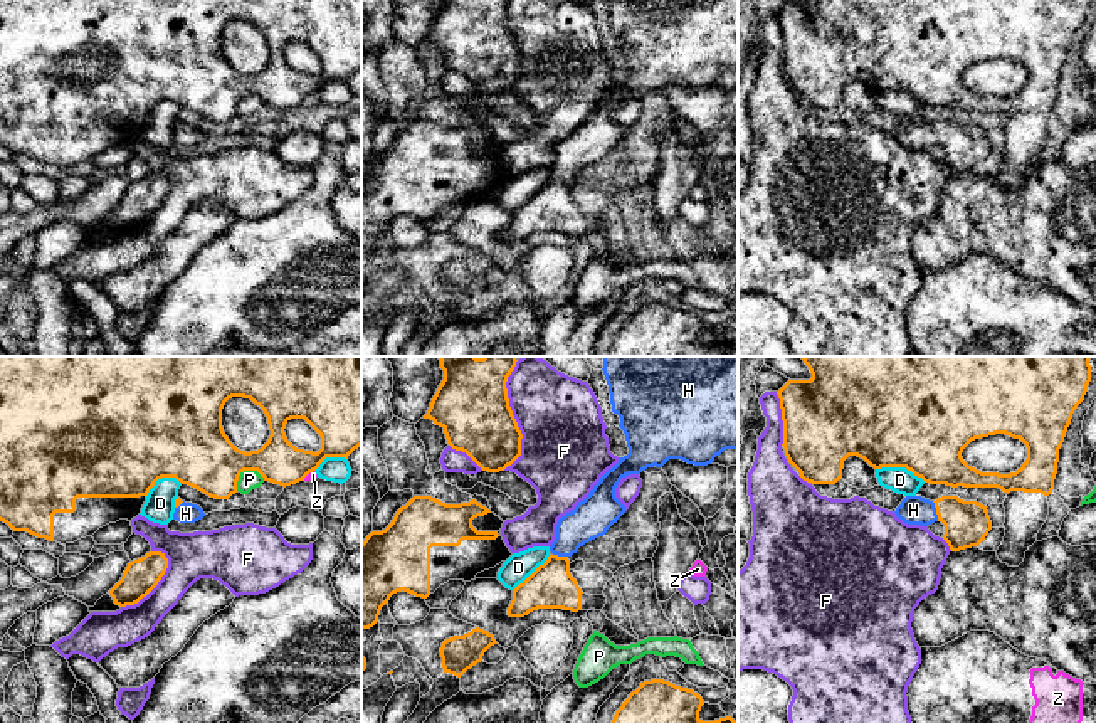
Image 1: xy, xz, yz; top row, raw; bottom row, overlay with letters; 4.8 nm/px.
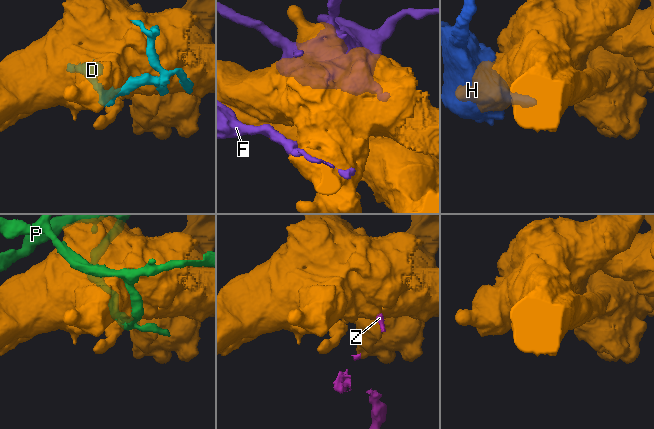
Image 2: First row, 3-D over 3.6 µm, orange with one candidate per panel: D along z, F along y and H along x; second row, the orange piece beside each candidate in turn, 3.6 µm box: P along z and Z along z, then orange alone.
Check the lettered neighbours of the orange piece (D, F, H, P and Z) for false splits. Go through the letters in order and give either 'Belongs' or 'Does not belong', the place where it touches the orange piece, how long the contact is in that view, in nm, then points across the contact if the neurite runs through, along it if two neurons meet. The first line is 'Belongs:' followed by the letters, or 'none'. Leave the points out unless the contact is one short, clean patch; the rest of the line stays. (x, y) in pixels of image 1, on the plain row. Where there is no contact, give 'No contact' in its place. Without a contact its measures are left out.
Belongs: H
D: Does not belong. Touches orange at yz (901, 89). Shared border 240 nm
F: Does not belong. Touches orange at xz (516, 47). Shared border 440 nm
H: Belongs. Touches orange at yz (937, 135). Shared border 100 nm. Path across: yz (967, 147), (952, 135), (937, 135), (913, 133)
P: Does not belong. Touches orange at xy (244, 93). Shared border 160 nm
Z: Does not belong. Touches orange at xy (308, 96). Shared border 80 nm

